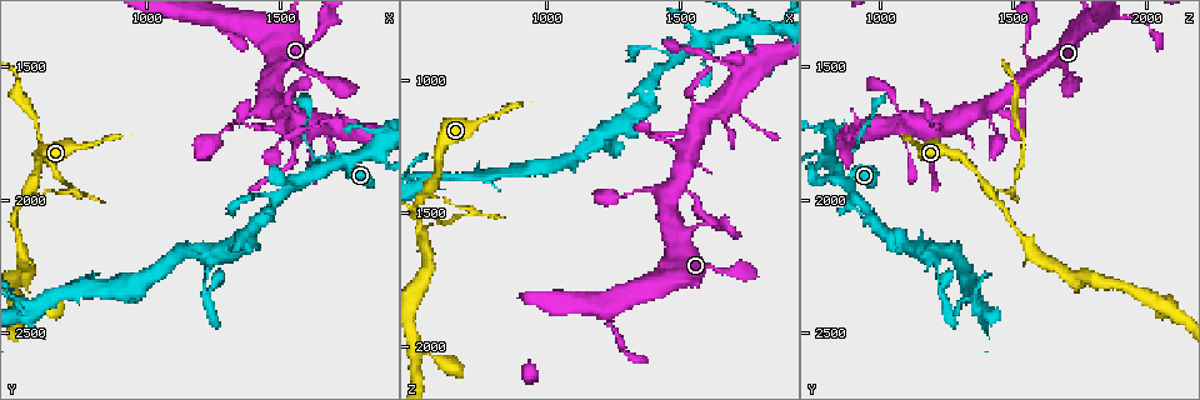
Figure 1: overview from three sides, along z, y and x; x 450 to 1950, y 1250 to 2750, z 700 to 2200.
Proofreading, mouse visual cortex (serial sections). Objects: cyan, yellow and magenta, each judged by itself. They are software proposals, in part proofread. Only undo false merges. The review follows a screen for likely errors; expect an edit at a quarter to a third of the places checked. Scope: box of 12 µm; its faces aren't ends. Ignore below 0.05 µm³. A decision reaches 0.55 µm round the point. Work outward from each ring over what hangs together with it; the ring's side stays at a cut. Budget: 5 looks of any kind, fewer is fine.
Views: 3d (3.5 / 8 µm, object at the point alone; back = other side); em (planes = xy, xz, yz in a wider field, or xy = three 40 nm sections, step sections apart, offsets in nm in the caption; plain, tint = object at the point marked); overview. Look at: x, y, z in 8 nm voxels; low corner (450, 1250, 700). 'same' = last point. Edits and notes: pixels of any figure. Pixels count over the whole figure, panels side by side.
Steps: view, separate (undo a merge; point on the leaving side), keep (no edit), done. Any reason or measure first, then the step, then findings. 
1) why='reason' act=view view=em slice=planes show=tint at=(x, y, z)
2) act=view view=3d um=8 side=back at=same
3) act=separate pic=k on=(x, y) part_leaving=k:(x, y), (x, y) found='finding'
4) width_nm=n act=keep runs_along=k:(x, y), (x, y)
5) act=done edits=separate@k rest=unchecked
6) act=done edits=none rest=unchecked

why='sudden change in width' act=view view=3d um=3.5 at=(1720, 1860, 830)

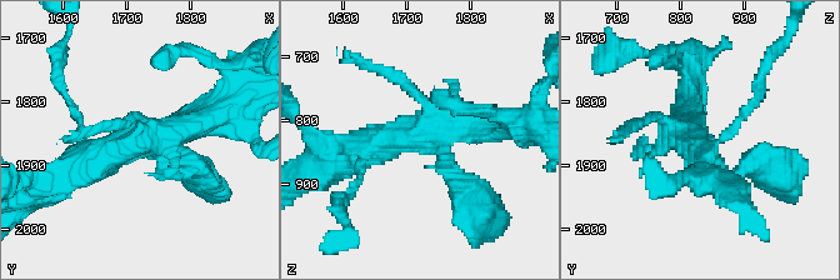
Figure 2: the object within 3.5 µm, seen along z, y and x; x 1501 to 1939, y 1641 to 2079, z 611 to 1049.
why='shape alone is not enough' act=view view=em slice=xy step=2 show=tint at=(1730, 1865, 835)

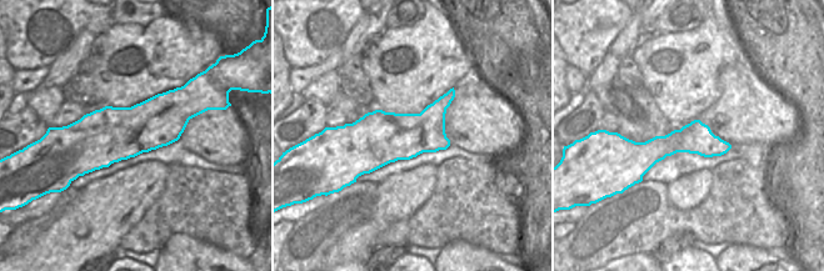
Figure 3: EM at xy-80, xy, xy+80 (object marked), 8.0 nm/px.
act=keep runs_along=2:(469, 195), (419, 135), (354, 148) found='one cell here'

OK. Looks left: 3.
why='arms part here' act=view view=3d um=3.5 at=(1220, 2310, 1220)

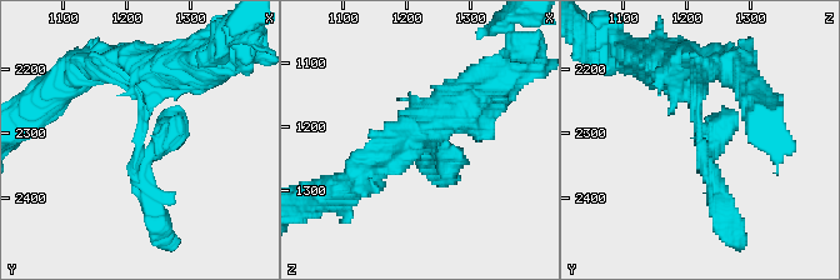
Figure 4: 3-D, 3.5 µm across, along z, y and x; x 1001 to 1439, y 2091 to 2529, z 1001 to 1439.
act=view view=em slice=xy step=3 show=tint at=(1225, 2310, 1225)

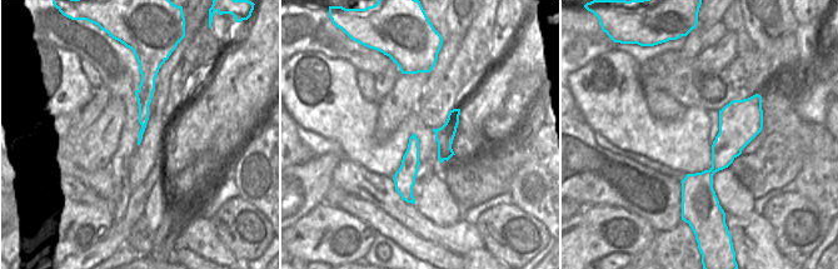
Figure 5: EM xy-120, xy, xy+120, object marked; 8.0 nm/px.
act=keep runs_along=4:(685, 66), (724, 215) found='one cell here'

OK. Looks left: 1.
act=done edits=none rest=unchecked

